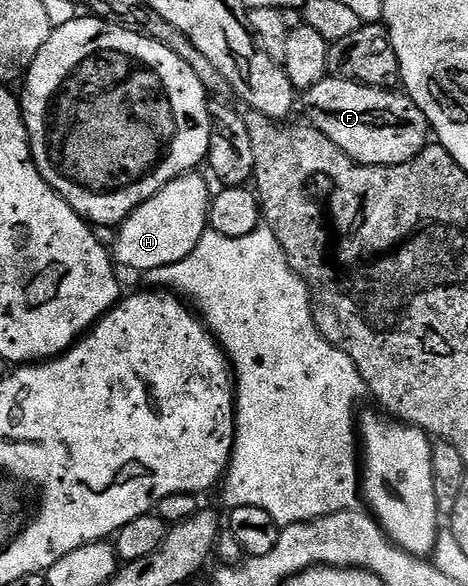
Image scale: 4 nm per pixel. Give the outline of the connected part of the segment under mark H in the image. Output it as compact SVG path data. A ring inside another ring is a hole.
M189 173L170 181L154 197L132 210L131 215L119 224L114 246L114 259L121 268L147 273L174 265L182 257L194 253L194 245L202 238L208 226L210 190L200 173Z

